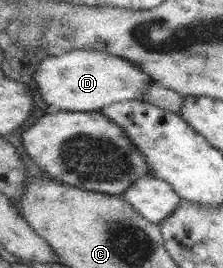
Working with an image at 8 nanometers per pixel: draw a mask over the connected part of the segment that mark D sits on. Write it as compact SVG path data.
M89 49L66 51L41 60L33 78L46 104L73 112L100 111L115 102L143 99L148 88L155 84L144 66L110 52Z

